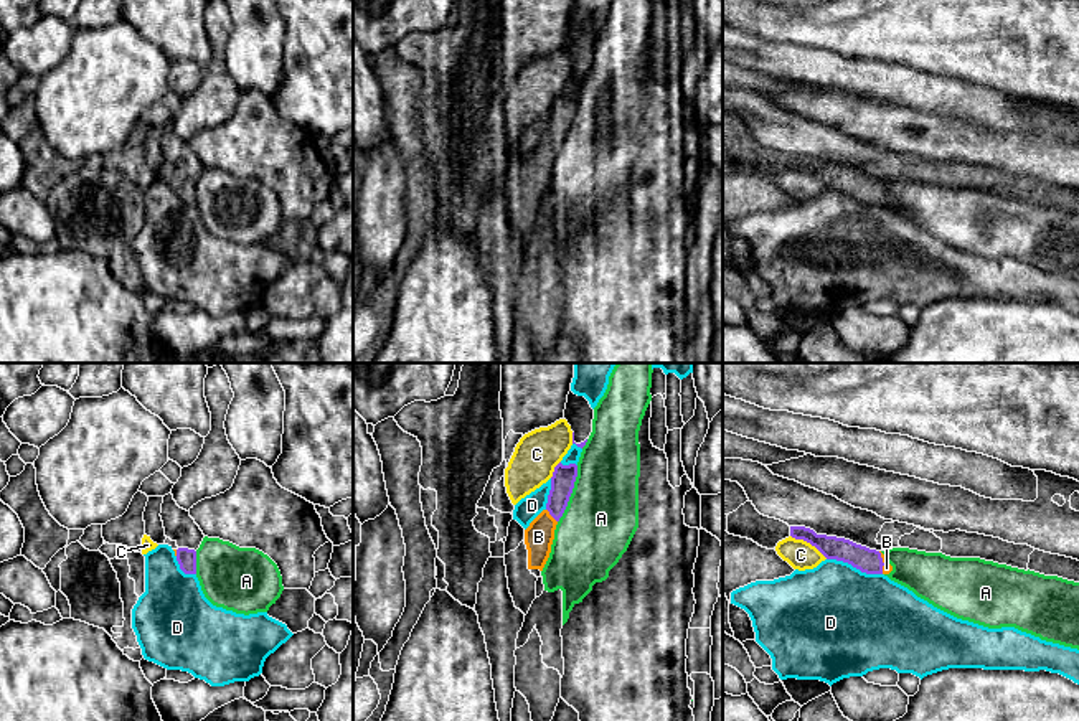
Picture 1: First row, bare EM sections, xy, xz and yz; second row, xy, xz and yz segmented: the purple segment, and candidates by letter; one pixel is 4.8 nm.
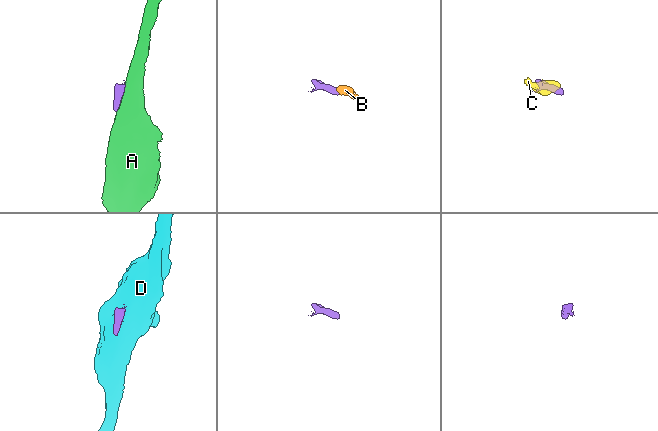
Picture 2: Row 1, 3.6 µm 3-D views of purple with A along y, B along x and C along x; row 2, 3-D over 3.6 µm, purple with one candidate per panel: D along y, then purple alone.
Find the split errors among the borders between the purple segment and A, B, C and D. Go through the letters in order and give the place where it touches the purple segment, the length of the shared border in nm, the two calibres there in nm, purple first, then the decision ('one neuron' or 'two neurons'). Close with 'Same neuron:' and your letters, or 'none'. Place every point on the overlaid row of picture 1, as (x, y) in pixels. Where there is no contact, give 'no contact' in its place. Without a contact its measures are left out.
A: contact xz (571, 492); length 300 nm; calibres 120 and 360 nm; two neurons
B: contact xz (550, 513); length 90 nm; calibres 120 and 140 nm; one neuron
C: contact yz (809, 541); length 220 nm; calibres 110 and 140 nm; two neurons
D: contact yz (855, 566); length 280 nm; calibres 120 and 480 nm; two neurons
Same neuron: B

